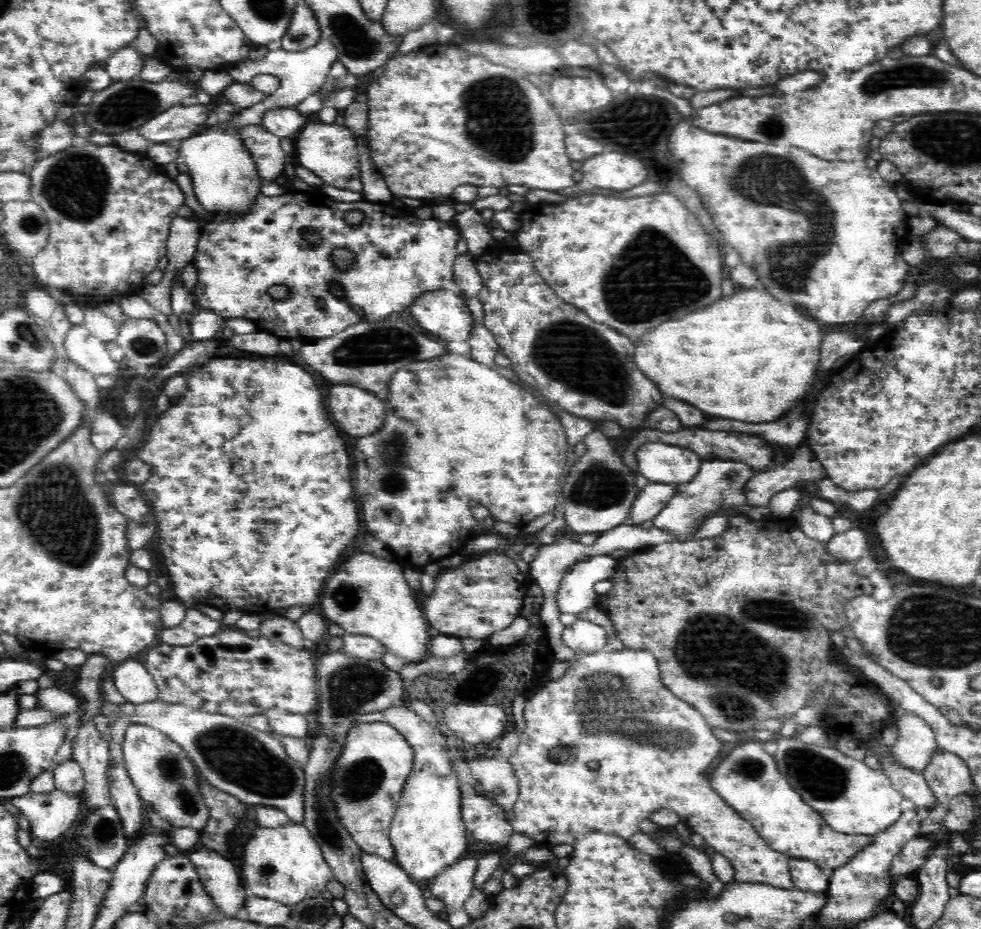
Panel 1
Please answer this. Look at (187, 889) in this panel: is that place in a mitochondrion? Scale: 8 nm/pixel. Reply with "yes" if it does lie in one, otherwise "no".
no

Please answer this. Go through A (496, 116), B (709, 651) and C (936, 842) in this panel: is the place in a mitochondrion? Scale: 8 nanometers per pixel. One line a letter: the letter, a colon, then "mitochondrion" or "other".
A: mitochondrion
B: mitochondrion
C: other

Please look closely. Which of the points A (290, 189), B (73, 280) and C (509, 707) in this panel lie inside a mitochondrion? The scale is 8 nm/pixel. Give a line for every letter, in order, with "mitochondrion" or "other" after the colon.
A: other
B: other
C: other

